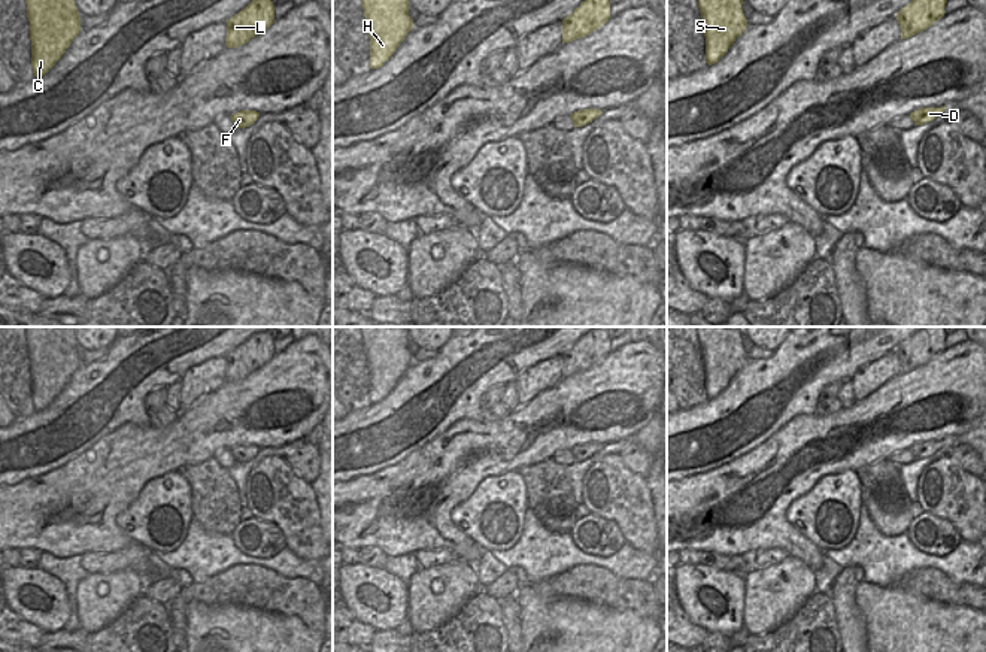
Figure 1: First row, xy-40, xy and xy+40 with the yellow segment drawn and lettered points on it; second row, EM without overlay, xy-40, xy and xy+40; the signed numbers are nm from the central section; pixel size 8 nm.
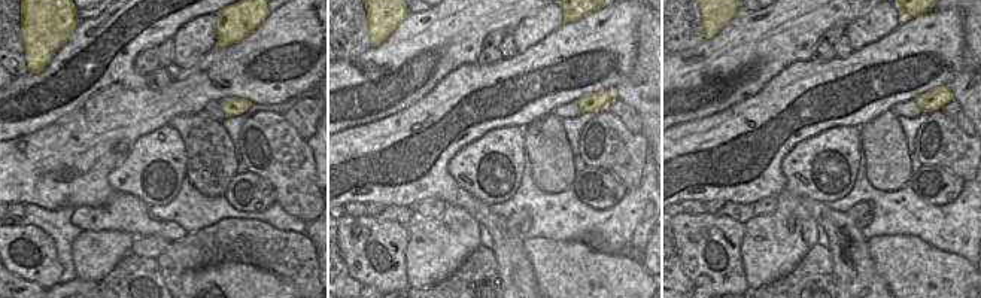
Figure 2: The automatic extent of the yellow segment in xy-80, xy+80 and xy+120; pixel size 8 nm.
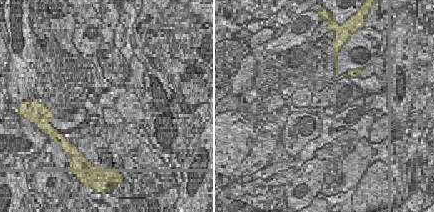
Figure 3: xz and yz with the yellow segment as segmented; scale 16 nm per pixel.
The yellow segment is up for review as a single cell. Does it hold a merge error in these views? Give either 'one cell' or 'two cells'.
one cell

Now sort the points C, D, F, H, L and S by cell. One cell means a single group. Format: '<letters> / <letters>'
C D F H L S

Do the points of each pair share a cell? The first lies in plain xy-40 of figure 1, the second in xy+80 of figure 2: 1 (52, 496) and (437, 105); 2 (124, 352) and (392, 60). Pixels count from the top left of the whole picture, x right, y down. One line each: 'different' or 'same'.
1: same
2: same

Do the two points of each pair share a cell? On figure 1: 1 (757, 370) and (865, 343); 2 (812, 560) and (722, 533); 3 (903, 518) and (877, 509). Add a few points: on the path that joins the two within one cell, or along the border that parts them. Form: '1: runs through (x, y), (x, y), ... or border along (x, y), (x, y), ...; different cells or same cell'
1: runs through (783, 370), (792, 370), (821, 349), (839, 349); same cell
2: runs through (789, 539), (779, 533), (745, 533); same cell
3: runs through (897, 518), (888, 518), (883, 513); same cell

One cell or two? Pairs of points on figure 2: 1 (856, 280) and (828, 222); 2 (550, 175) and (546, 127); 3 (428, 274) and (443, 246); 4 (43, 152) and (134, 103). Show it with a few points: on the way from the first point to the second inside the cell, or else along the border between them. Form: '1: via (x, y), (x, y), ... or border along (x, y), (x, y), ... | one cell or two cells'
1: via (846, 265), (838, 257), (838, 237) | one cell
2: via (550, 163), (546, 139) | one cell
3: via (428, 267), (430, 260), (436, 254) | one cell
4: via (66, 152), (78, 152), (112, 121) | one cell

